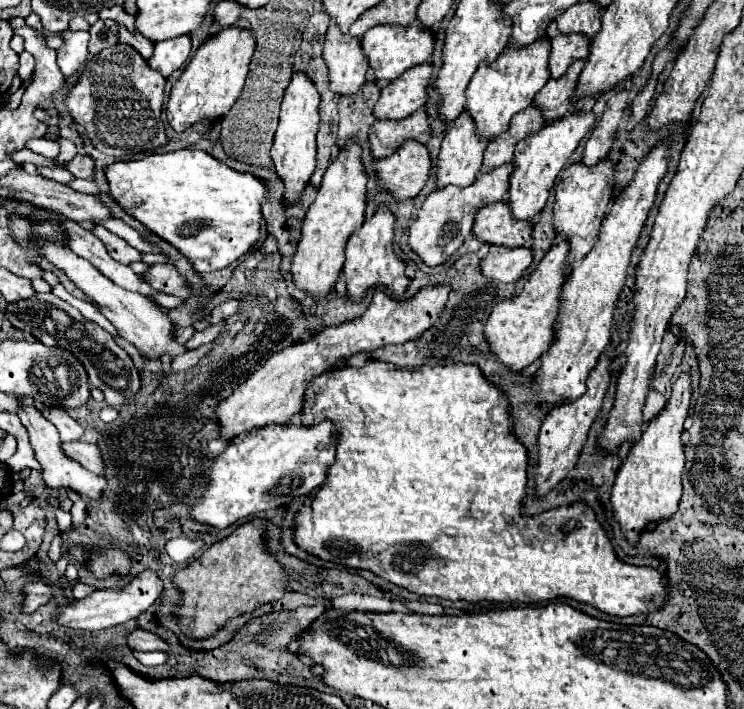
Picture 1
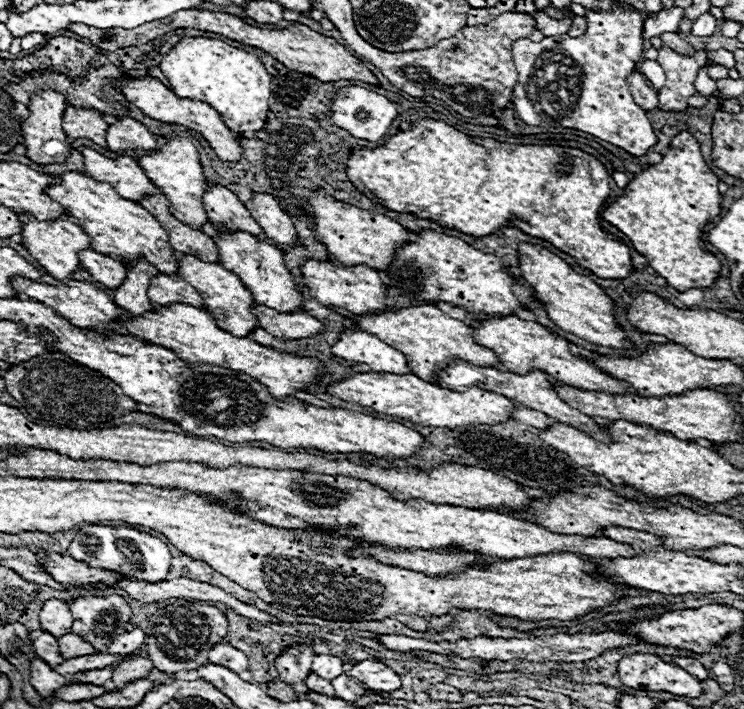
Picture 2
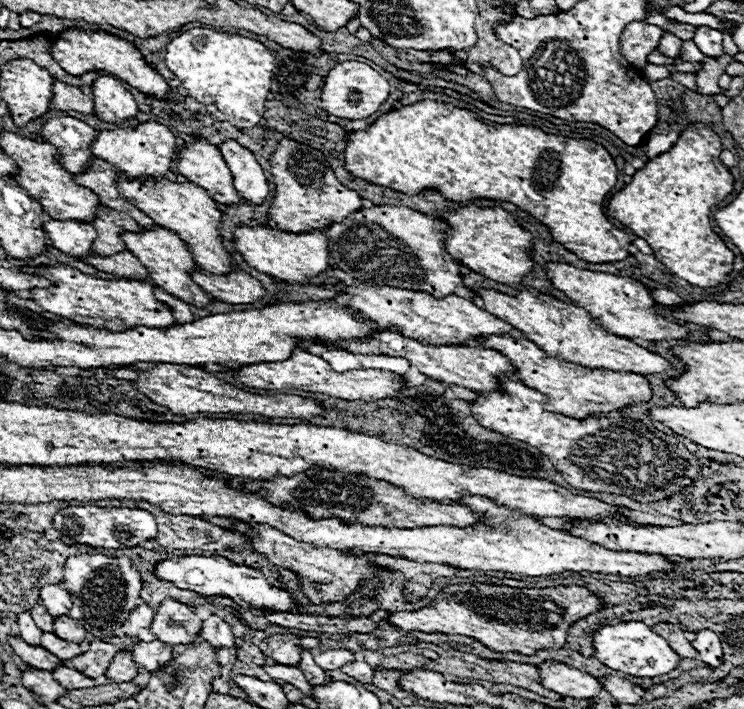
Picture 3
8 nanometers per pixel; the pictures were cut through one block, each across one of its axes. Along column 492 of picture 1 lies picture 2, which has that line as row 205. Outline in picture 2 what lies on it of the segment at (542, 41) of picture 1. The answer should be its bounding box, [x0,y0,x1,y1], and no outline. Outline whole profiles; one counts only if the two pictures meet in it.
[46,172,178,274]

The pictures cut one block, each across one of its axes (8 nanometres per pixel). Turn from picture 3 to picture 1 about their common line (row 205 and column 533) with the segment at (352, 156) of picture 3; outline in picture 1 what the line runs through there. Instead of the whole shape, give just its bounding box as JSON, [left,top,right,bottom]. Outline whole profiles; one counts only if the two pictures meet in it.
[296,360,670,616]

